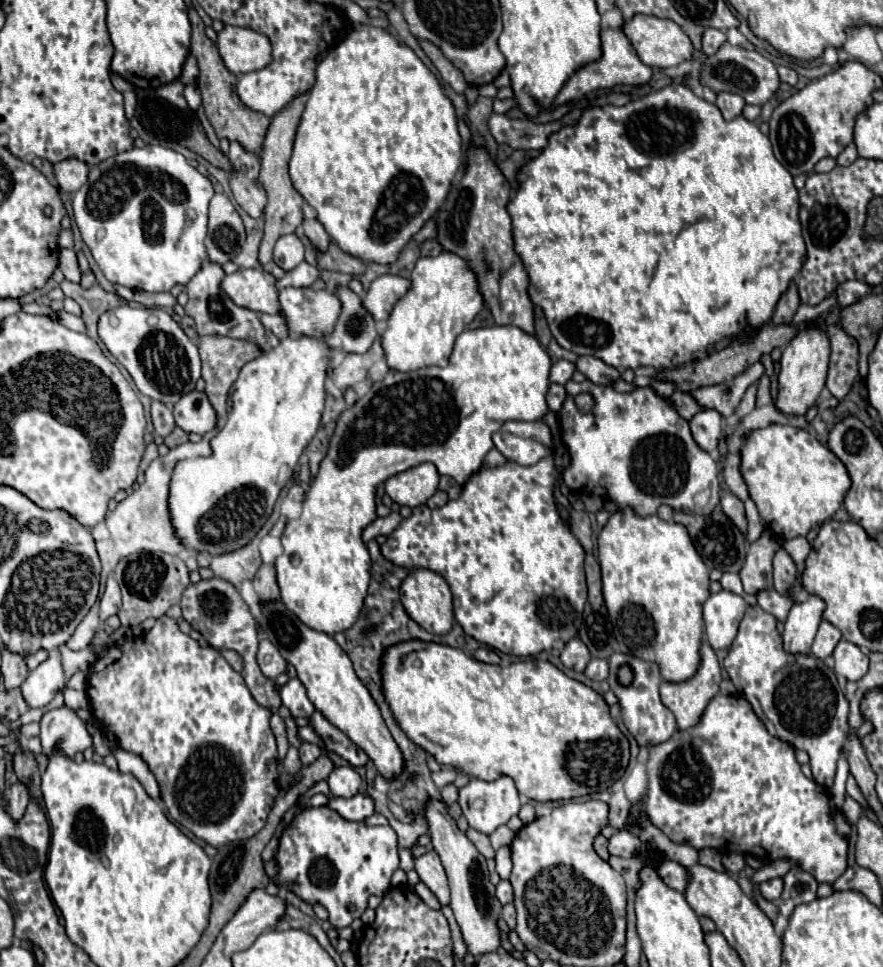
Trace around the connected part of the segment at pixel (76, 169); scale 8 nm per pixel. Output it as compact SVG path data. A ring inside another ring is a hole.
M68 159L68 161L60 161L54 165L54 175L58 181L58 189L60 193L74 193L78 191L88 177L90 167L78 159Z

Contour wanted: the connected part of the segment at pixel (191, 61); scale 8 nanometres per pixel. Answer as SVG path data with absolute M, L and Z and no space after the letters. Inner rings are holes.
M190 55L184 63L184 69L182 69L182 75L180 75L180 81L184 85L194 85L196 83L196 75L198 75L198 67L196 67L196 59Z

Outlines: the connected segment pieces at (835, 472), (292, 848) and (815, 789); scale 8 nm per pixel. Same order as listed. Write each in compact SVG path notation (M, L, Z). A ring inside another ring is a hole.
M780 423L748 433L742 447L740 471L762 519L782 541L806 535L830 521L852 485L844 463L826 445L804 429Z
M304 807L294 821L288 825L288 829L280 837L280 847L276 851L276 865L278 873L272 877L272 881L278 887L290 889L294 895L298 895L308 905L320 903L328 911L328 921L332 927L348 927L352 919L360 917L364 909L368 907L370 895L386 895L390 889L390 879L394 871L398 869L398 839L396 831L388 825L366 825L366 823L352 823L342 819L338 813L334 813L328 807ZM354 905L356 909L350 911L348 907Z
M716 695L712 697L712 701L708 703L708 707L704 709L700 723L686 729L686 731L676 731L676 735L672 735L672 739L668 739L668 743L658 743L656 747L650 747L650 761L648 761L648 795L646 795L646 815L650 819L650 823L654 827L658 827L664 835L668 835L672 841L676 843L690 843L694 849L704 849L704 847L712 847L718 851L736 851L736 853L744 853L744 855L752 855L762 859L764 863L774 861L774 859L794 859L804 871L808 871L810 875L816 877L818 883L834 883L844 871L846 871L846 853L848 853L848 841L844 837L840 837L834 829L834 821L832 821L832 809L830 809L830 799L824 793L824 789L820 785L816 785L812 779L806 779L806 775L800 769L800 763L796 761L794 755L794 747L772 737L766 727L762 725L762 721L756 717L756 713L752 711L752 705L742 697L742 695Z

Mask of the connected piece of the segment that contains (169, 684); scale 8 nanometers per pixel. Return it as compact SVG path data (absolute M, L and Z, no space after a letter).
M164 615L156 621L156 625L144 637L128 639L122 647L110 647L104 655L98 657L98 661L94 663L92 673L90 673L88 697L92 703L92 713L94 713L96 721L104 727L104 731L108 731L108 735L112 735L122 749L138 753L148 763L150 771L156 775L156 781L160 785L160 799L164 801L170 817L176 823L180 823L182 827L192 831L198 839L204 839L208 845L216 847L216 849L220 849L228 843L234 843L234 841L250 839L264 827L266 817L274 805L274 797L278 795L278 753L276 753L276 737L270 729L270 711L254 701L242 675L238 671L234 671L230 667L230 663L216 649L200 647L194 639L190 639L188 635L184 635L178 629L174 619Z

